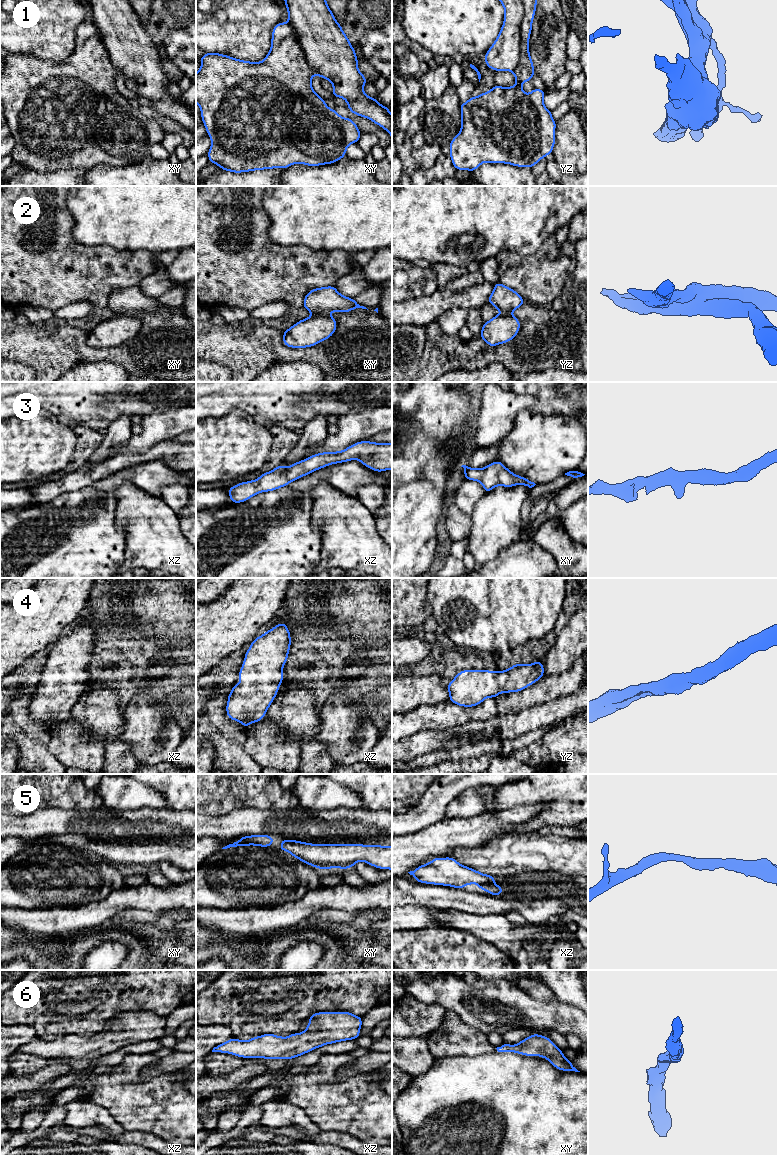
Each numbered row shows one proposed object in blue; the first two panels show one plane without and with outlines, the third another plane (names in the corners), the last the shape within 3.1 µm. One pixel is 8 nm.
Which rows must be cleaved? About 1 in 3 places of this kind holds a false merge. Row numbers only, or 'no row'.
1, 2

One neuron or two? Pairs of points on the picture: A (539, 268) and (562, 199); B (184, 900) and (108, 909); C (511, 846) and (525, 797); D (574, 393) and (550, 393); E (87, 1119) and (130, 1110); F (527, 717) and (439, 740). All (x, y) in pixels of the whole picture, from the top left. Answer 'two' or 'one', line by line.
A: two
B: one
C: two
D: one
E: two
F: one

